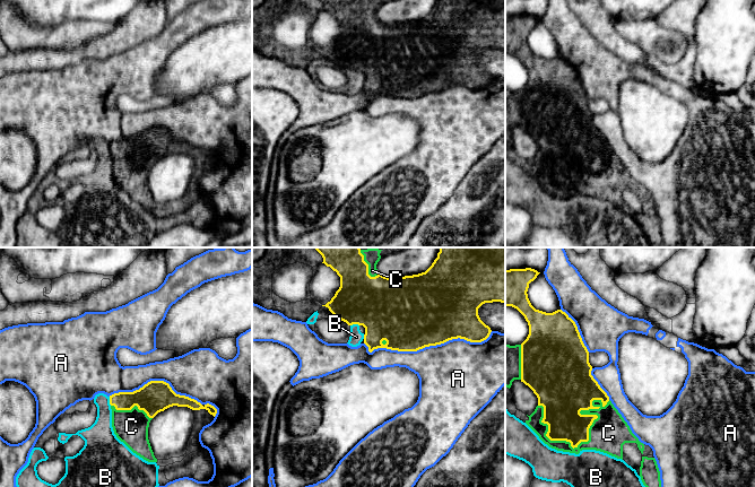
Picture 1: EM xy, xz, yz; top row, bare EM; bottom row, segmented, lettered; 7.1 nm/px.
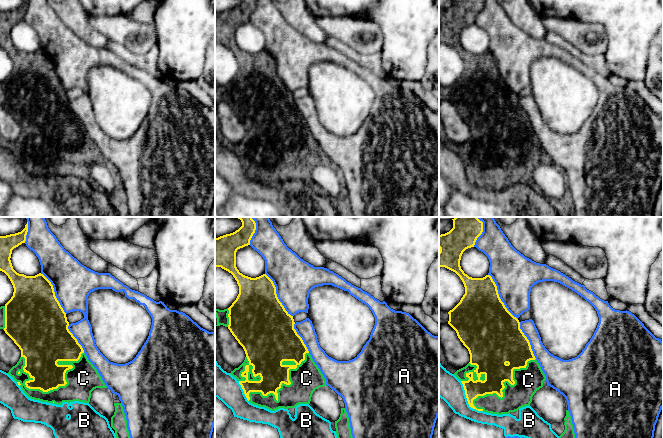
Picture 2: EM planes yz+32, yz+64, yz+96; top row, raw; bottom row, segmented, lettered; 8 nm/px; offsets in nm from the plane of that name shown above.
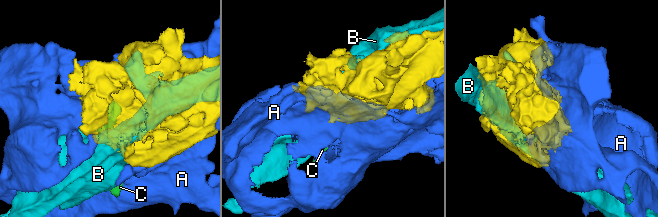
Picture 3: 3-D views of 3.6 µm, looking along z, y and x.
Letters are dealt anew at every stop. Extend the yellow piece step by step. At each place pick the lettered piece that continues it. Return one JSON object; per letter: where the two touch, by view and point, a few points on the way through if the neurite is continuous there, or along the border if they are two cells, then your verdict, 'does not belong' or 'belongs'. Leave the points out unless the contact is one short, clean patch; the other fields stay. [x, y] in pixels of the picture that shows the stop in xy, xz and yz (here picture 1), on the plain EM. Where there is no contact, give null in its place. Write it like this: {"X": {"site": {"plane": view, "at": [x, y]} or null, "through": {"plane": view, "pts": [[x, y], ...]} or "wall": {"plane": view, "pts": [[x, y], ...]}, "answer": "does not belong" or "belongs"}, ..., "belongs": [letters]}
{"A": {"site": {"plane": "xz", "at": [427, 93]}, "answer": "does not belong"}, "B": {"site": {"plane": "xy", "at": [110, 148]}, "answer": "does not belong"}, "C": {"site": {"plane": "yz", "at": [584, 188]}, "answer": "belongs"}, "belongs": ["C"]}

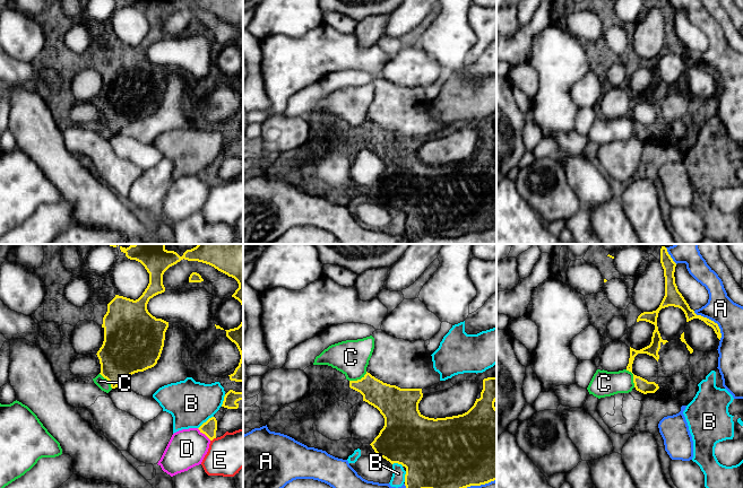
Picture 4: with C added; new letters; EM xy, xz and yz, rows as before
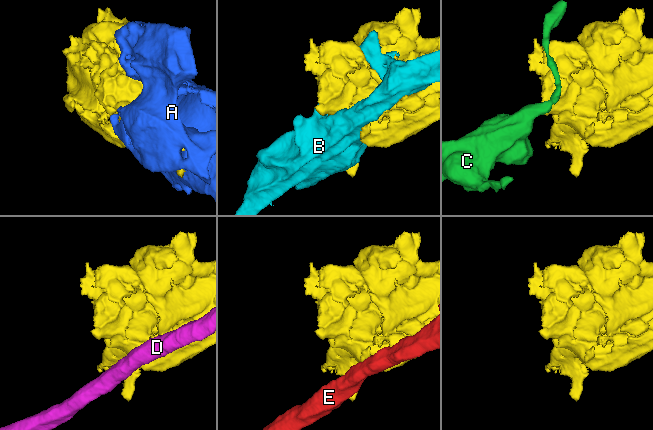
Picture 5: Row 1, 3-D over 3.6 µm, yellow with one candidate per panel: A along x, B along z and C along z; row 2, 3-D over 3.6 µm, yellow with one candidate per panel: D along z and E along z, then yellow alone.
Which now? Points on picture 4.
{"A": {"site": {"plane": "yz", "at": [713, 68]}, "answer": "does not belong"}, "B": {"site": {"plane": "xy", "at": [206, 168]}, "answer": "does not belong"}, "C": {"site": {"plane": "yz", "at": [633, 124]}, "wall": {"plane": "yz", "pts": [[625, 116], [632, 121], [634, 133]]}, "answer": "does not belong"}, "D": {"site": {"plane": "xy", "at": [204, 180]}, "answer": "does not belong"}, "E": {"site": {"plane": "xy", "at": [213, 185]}, "answer": "does not belong"}, "belongs": []}

